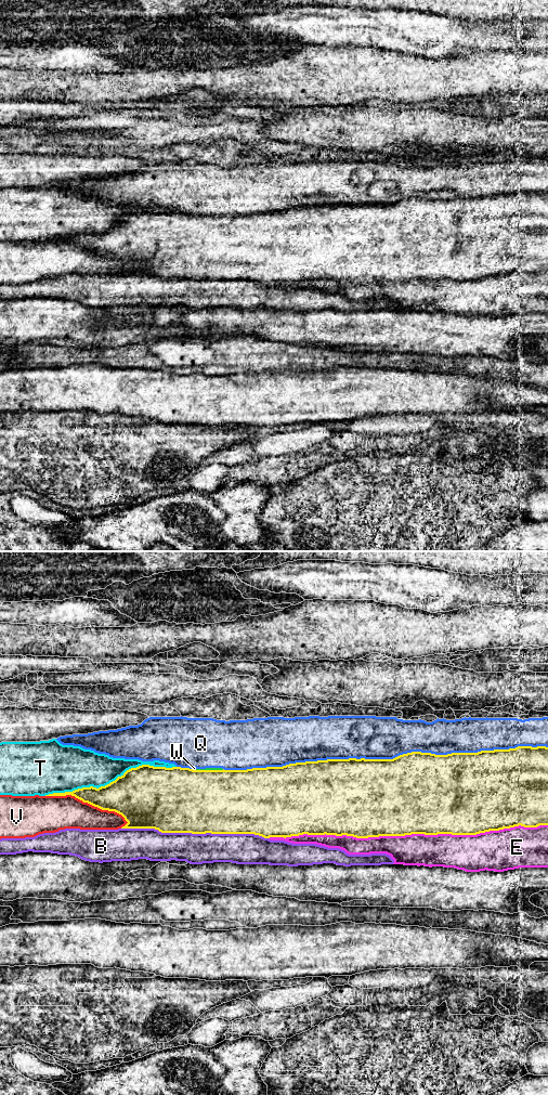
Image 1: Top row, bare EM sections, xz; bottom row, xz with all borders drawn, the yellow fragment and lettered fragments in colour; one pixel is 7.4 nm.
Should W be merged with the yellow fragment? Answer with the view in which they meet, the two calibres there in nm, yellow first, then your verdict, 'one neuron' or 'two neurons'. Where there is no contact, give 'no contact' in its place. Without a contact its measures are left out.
meets yellow in xz; 480 nm thick on the yellow side, 20 nm on the other; two neurons

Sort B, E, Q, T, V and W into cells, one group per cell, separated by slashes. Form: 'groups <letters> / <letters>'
groups B / E / Q W / T / V

